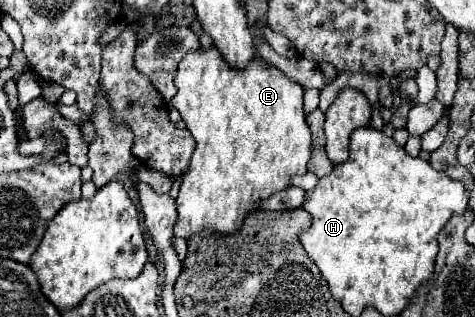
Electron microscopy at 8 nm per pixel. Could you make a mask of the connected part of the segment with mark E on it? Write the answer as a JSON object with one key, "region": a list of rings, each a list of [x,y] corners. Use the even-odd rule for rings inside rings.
{"region":[[[216,45],[190,51],[178,65],[174,79],[178,93],[172,97],[170,105],[182,115],[188,131],[196,141],[196,149],[176,199],[176,237],[188,239],[202,229],[234,233],[242,225],[244,215],[260,199],[286,189],[292,175],[306,173],[306,163],[310,159],[310,129],[302,111],[302,85],[286,77],[280,69],[258,55],[254,55],[246,67],[248,69],[230,69],[228,61],[222,57]]]}

